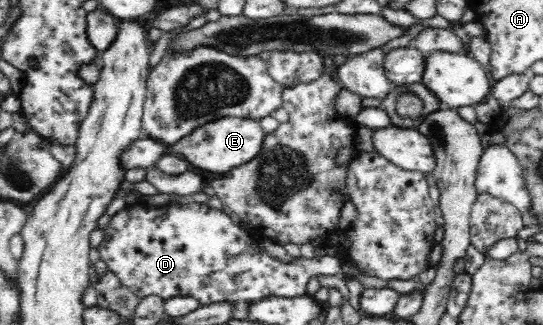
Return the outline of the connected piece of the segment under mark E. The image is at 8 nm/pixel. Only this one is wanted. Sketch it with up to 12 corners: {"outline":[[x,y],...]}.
{"outline":[[227,116],[195,128],[170,152],[222,174],[262,150],[259,121]]}

